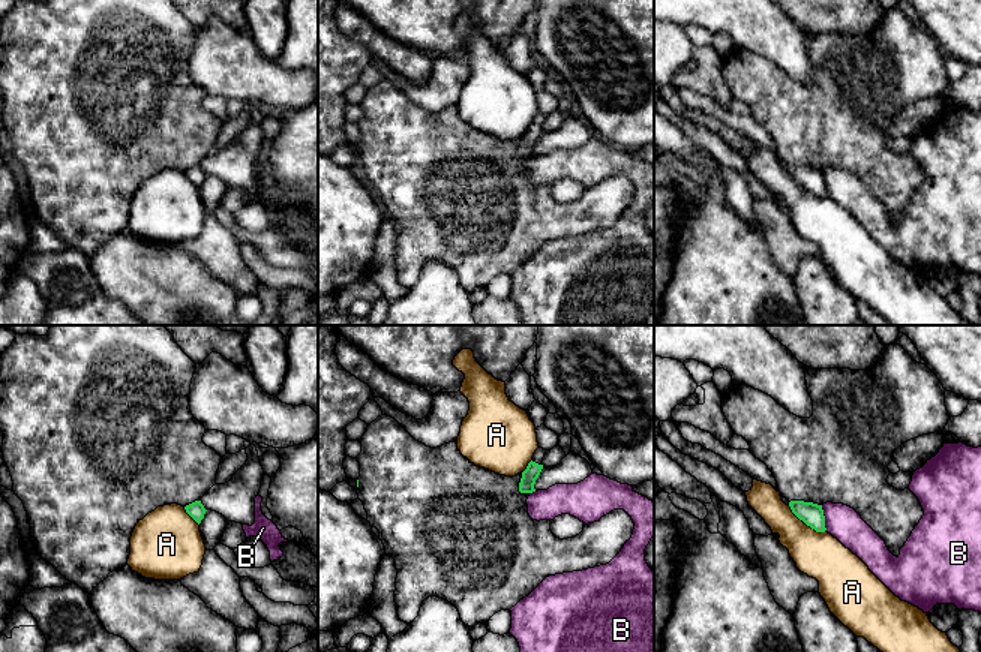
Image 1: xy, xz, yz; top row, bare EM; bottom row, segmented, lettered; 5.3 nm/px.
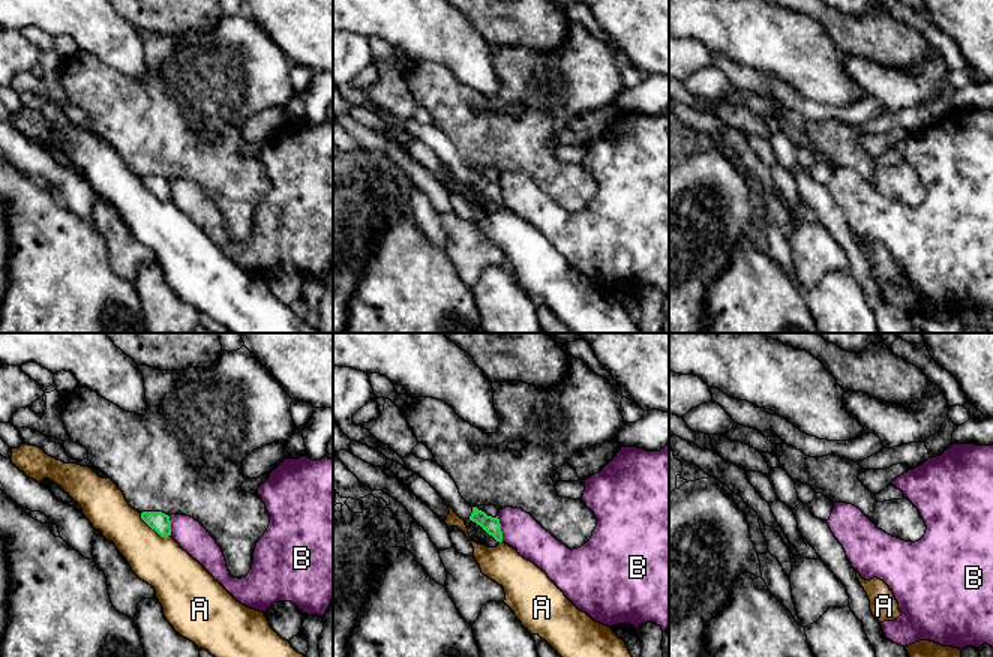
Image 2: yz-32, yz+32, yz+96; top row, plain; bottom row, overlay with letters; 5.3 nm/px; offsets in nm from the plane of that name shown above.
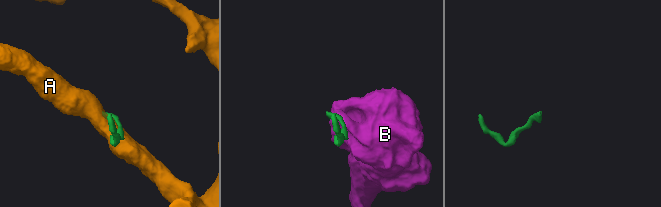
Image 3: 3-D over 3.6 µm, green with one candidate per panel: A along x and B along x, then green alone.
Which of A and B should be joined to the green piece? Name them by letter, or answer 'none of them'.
none of them

